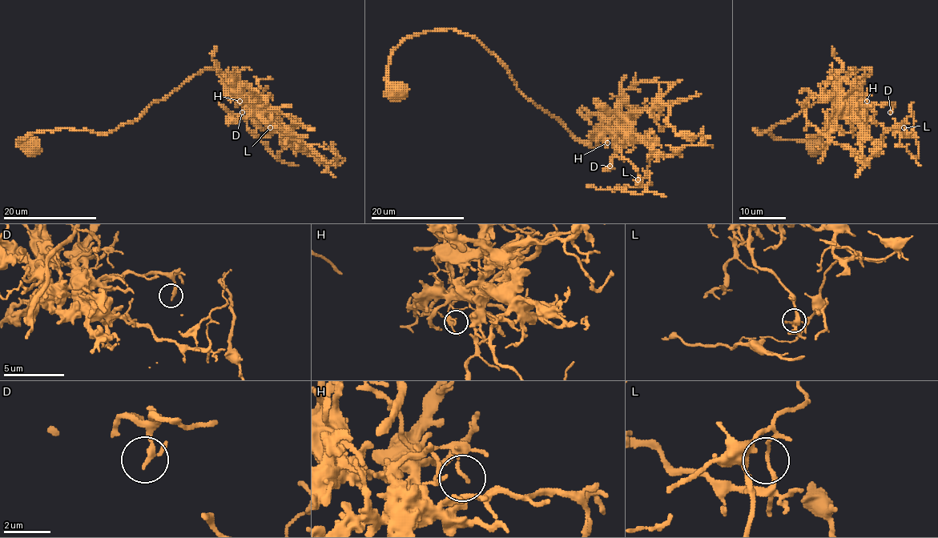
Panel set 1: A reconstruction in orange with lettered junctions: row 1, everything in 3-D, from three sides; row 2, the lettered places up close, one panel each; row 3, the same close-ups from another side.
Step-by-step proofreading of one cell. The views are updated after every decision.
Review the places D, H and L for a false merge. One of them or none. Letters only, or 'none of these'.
L

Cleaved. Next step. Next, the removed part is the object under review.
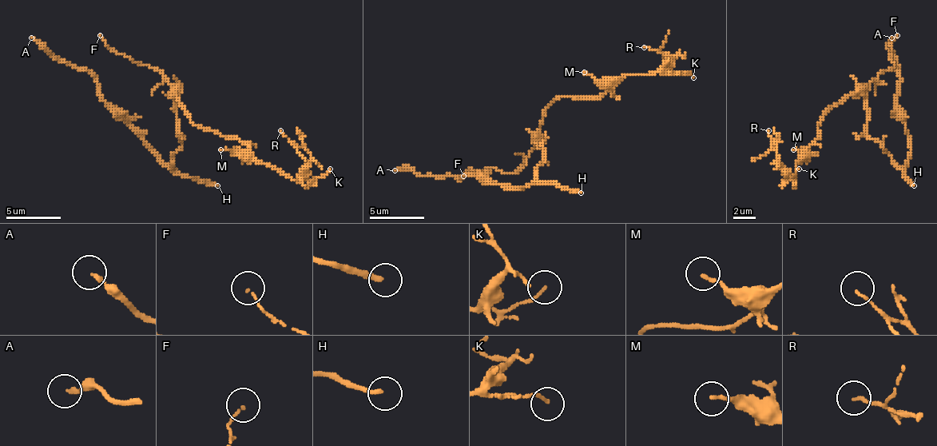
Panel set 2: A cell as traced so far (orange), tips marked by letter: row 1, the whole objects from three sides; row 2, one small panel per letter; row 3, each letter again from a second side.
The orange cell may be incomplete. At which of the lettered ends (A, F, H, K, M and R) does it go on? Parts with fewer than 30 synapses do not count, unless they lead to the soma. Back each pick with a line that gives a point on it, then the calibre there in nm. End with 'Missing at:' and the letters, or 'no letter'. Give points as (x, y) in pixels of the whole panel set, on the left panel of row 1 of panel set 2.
A: Place: (31, 37). Thickness 190 nm
H: Place: (217, 185). Thickness 200 nm
Missing at: A, H

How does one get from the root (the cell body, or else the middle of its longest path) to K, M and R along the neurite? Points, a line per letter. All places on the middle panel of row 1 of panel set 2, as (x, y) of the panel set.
K: (540, 145), (537, 143), (542, 113), (559, 97), (603, 97), (622, 77), (653, 74), (657, 69), (693, 77)
M: (540, 145), (537, 143), (540, 140), (542, 113), (559, 97), (603, 97), (611, 88), (600, 85), (584, 72)
R: (540, 145), (542, 113), (559, 97), (603, 97), (622, 77), (653, 74), (674, 58), (644, 47)

